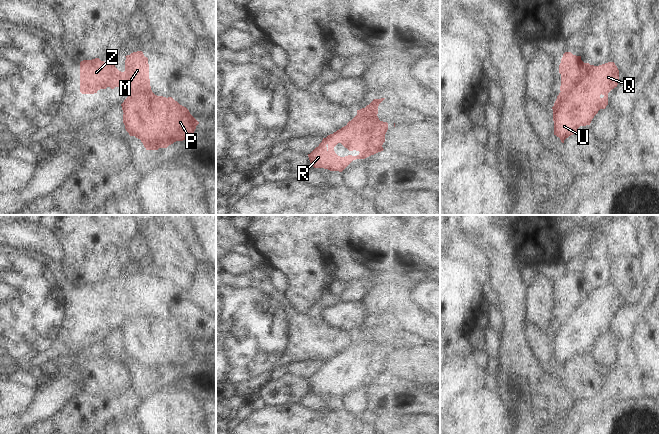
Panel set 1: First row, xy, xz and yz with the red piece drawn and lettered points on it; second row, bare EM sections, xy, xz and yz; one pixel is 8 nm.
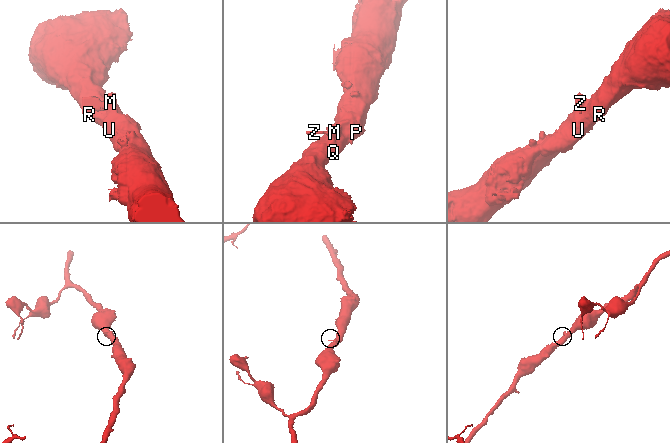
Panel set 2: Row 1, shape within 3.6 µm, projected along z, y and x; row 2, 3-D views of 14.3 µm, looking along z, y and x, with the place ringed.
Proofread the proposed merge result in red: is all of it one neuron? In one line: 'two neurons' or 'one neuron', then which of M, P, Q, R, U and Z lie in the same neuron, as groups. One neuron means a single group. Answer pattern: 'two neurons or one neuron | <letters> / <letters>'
two neurons | M Z / P Q R U

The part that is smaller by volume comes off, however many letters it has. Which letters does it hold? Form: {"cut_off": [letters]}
{"cut_off": ["M", "Z"]}

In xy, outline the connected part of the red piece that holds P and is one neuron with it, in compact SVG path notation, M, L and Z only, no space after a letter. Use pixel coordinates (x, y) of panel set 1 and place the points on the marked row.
M151 86L146 92L129 95L121 106L126 131L130 136L140 139L146 150L167 148L176 141L186 140L194 135L196 126L199 124L186 107L172 97L155 95Z

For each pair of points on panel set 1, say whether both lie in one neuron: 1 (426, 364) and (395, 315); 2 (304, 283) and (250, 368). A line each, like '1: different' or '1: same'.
1: different
2: different

